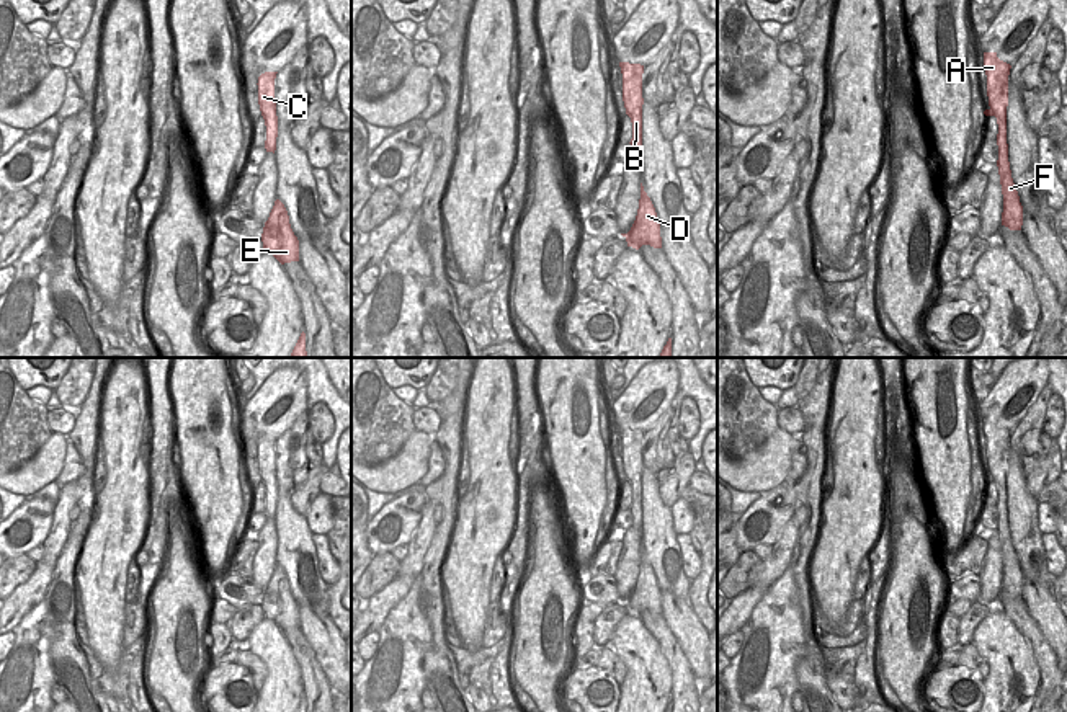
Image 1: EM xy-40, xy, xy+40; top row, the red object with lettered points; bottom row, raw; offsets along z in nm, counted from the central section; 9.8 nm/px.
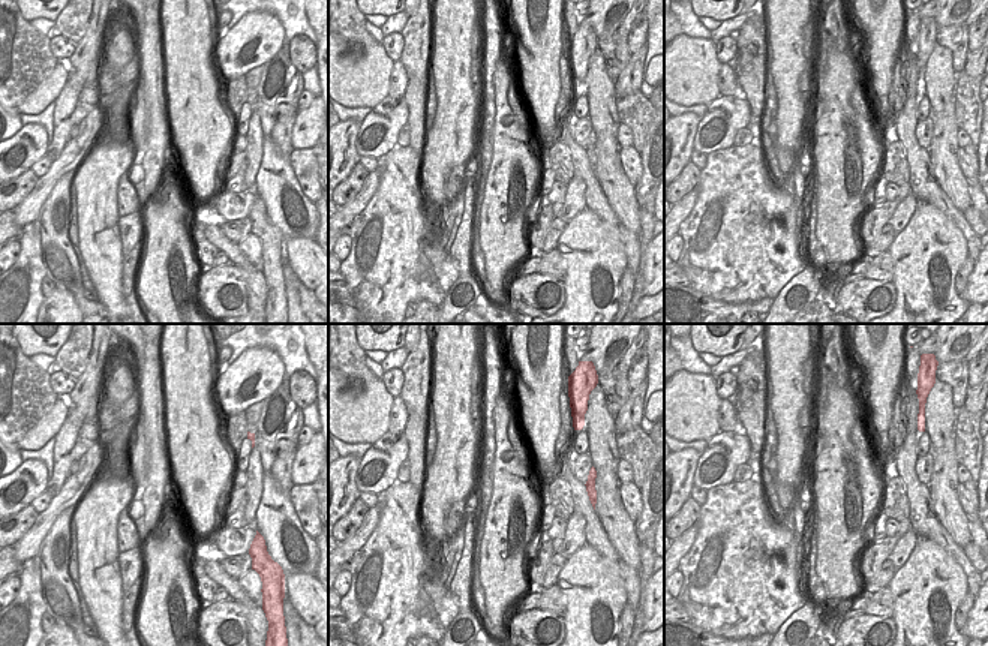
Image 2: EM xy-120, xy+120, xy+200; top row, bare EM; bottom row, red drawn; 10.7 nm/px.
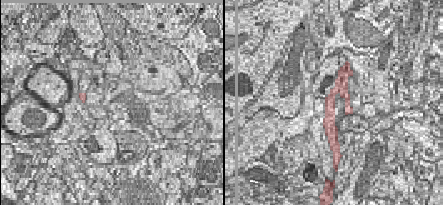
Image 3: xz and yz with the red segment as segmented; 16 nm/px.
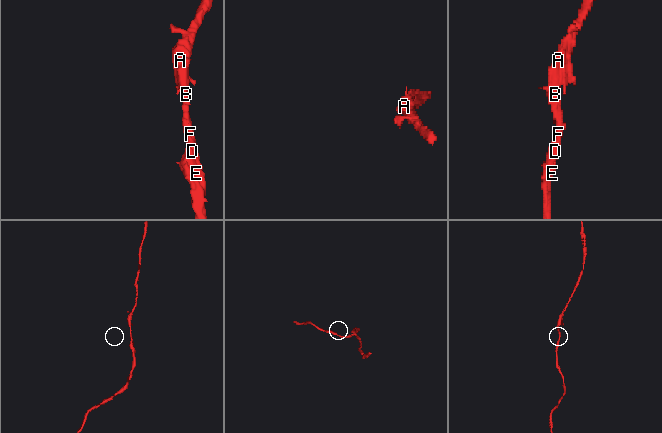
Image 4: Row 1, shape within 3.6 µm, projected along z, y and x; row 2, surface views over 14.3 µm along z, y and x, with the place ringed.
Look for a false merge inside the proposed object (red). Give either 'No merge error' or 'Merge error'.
No merge error.

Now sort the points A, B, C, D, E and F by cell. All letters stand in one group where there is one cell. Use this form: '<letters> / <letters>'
A B C D E F

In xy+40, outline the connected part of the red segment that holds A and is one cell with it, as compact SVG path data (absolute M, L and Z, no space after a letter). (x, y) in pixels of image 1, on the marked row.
M984 52L984 69L987 75L987 96L989 109L985 116L995 116L998 124L997 145L998 145L998 175L1003 194L1002 225L1010 230L1021 230L1023 206L1016 186L1011 178L1007 144L1007 106L1008 106L1008 75L1011 65L1000 60L997 52Z

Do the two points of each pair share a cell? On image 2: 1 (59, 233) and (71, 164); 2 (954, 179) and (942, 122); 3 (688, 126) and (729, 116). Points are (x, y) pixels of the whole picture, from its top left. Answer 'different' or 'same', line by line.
1: different
2: same
3: different

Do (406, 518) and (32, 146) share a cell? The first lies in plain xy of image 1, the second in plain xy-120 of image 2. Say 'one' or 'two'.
one

